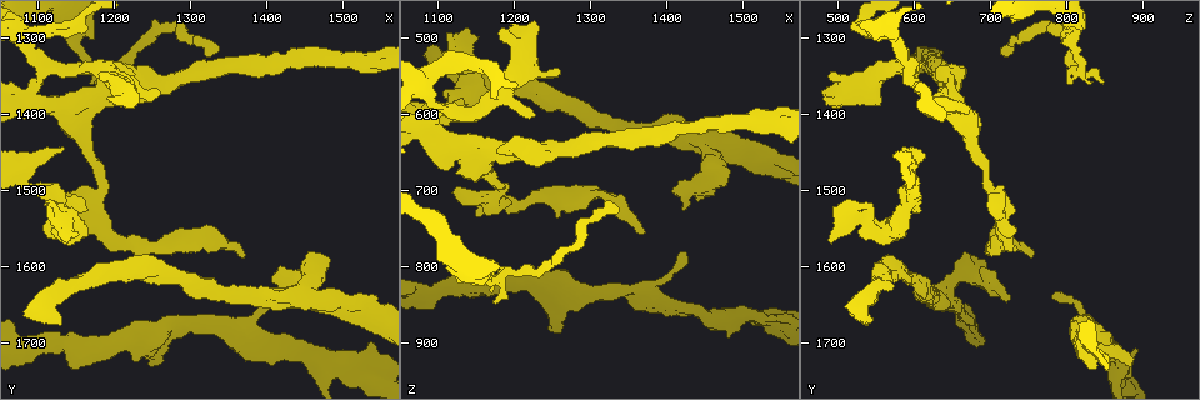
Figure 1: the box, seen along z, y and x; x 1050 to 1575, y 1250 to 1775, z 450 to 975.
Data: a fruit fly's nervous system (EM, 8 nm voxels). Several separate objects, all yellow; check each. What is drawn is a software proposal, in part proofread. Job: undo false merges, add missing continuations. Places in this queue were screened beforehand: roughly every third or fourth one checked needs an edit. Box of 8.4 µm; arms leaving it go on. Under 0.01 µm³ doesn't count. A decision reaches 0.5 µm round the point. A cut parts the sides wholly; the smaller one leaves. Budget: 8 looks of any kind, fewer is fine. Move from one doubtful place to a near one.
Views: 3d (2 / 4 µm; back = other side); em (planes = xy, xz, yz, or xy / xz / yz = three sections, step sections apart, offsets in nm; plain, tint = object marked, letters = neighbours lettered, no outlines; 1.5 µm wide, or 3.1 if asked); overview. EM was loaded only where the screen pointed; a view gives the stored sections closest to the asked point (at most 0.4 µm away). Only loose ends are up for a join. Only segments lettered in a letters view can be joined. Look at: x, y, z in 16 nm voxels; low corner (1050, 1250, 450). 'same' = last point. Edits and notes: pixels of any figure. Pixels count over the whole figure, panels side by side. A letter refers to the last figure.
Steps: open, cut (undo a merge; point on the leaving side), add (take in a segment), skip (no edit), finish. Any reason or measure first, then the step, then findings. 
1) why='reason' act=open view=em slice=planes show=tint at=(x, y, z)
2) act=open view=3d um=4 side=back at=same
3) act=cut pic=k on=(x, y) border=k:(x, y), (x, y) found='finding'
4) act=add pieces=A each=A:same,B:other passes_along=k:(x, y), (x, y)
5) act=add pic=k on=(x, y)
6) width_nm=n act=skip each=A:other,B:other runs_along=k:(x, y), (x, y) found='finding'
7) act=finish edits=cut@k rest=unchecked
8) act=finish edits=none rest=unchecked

why='branch stops here' act=open view=3d um=2 side=back at=(1370, 1590, 750)

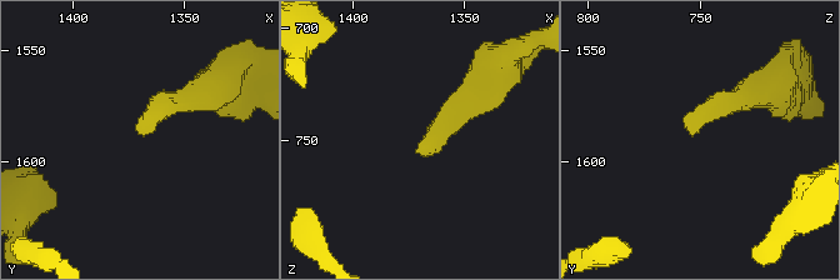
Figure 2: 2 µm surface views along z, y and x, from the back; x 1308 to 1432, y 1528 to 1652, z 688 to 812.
why='need the tissue' act=open view=em slice=planes show=letters at=(1369, 1587, 754)

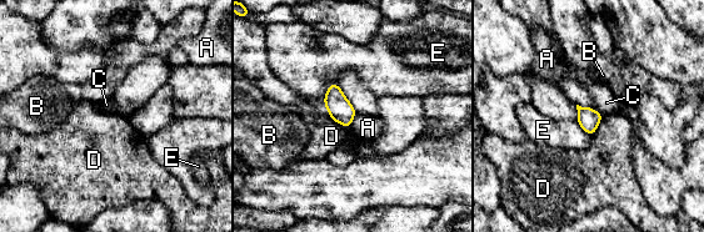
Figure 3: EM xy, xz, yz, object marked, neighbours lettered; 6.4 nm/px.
act=skip each=A:other,B:other,C:other,D:other,E:other border=3:(603, 115), (592, 136) found='none of them fits'

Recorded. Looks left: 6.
why='four arms meet' act=open view=3d um=4 at=(1090, 1380, 615)

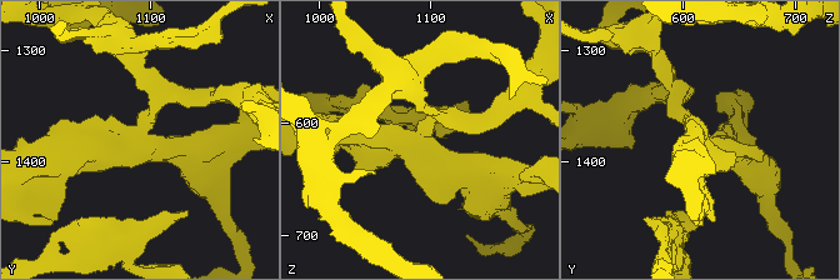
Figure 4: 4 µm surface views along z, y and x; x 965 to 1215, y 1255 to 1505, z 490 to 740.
arms=4 why='need the tissue' act=open view=em slice=planes show=plain at=(1092, 1376, 612)

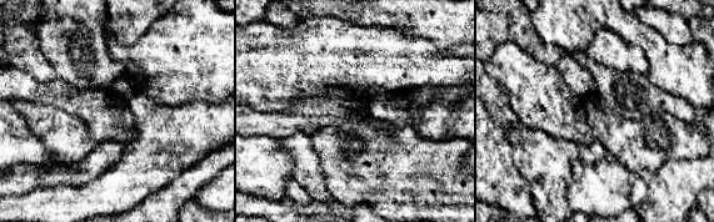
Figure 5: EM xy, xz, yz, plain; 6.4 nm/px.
act=open view=em slice=planes show=letters at=same

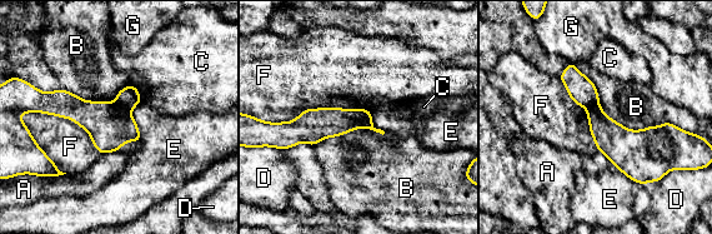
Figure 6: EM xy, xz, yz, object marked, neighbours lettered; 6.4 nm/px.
act=cut pic=6 on=(129, 96) each=A:other,B:other,C:other,D:other,E:other,F:other,G:other border=6:(114, 103), (129, 111) found='two cells meet here'

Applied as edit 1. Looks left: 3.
why='free end' act=open view=3d um=2 at=(1115, 1525, 495)

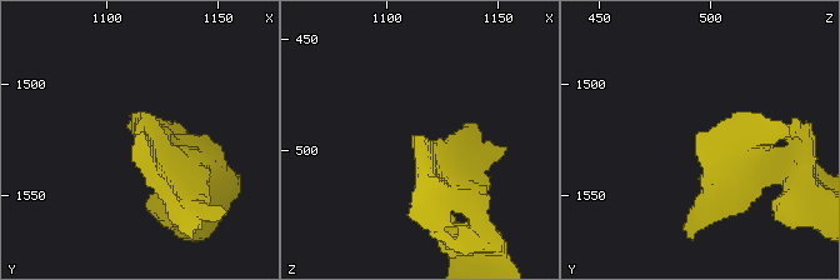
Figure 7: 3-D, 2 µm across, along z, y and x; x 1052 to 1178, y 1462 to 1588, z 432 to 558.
act=open view=em slice=planes show=letters at=(1118, 1525, 494)

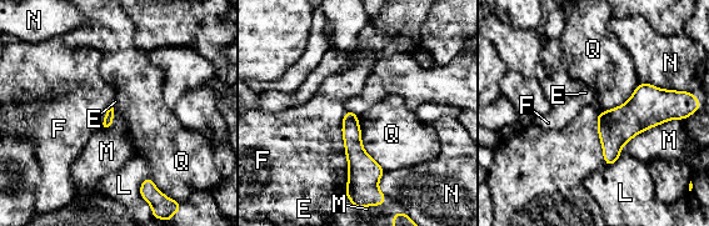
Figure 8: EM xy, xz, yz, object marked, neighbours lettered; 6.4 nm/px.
act=skip each=E:other,F:other,L:other,M:other,N:other,Q:other border=8:(684, 117), (638, 132), (619, 155) found='none of them fits'

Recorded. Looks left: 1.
act=finish edits=cut@6 rest=unchecked

